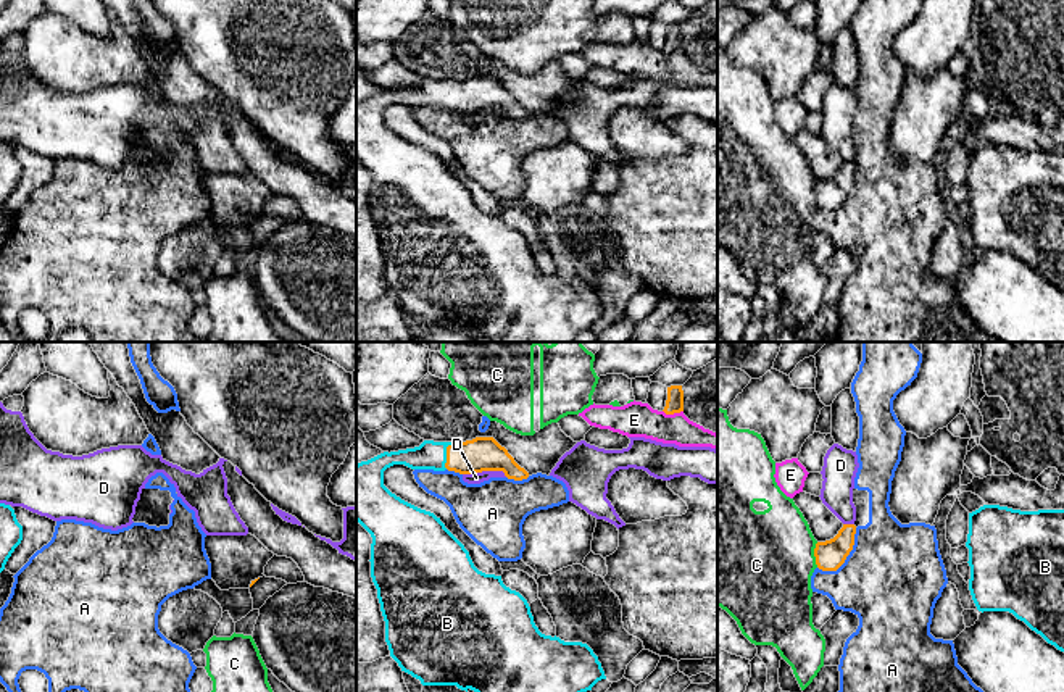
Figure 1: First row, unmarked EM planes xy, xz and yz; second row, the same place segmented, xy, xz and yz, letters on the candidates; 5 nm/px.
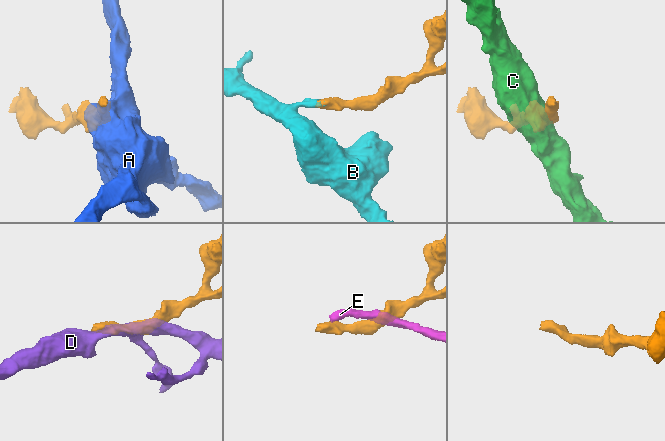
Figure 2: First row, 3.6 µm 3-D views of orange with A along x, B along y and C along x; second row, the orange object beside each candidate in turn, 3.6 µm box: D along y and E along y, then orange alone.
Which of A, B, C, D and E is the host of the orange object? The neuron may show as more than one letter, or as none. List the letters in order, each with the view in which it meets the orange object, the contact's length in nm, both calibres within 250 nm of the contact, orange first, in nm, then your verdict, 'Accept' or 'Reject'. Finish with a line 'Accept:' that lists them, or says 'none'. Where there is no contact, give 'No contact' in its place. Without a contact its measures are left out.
A: Touches orange in yz. Shared border 280 nm. Thickness 150 nm (orange) against 480 nm. Reject
B: Touches orange in xz. Shared border 140 nm. Thickness 180 nm (orange) against 140 nm. Accept
C: Touches orange in yz. Shared border 130 nm. Thickness 150 nm (orange) against 500 nm. Reject
D: Touches orange in xz. Shared border 220 nm. Thickness 180 nm (orange) against 60 nm. Reject
E: Touches orange in xz. Shared border 100 nm. Thickness 90 nm (orange) against 180 nm. Reject
Accept: B

